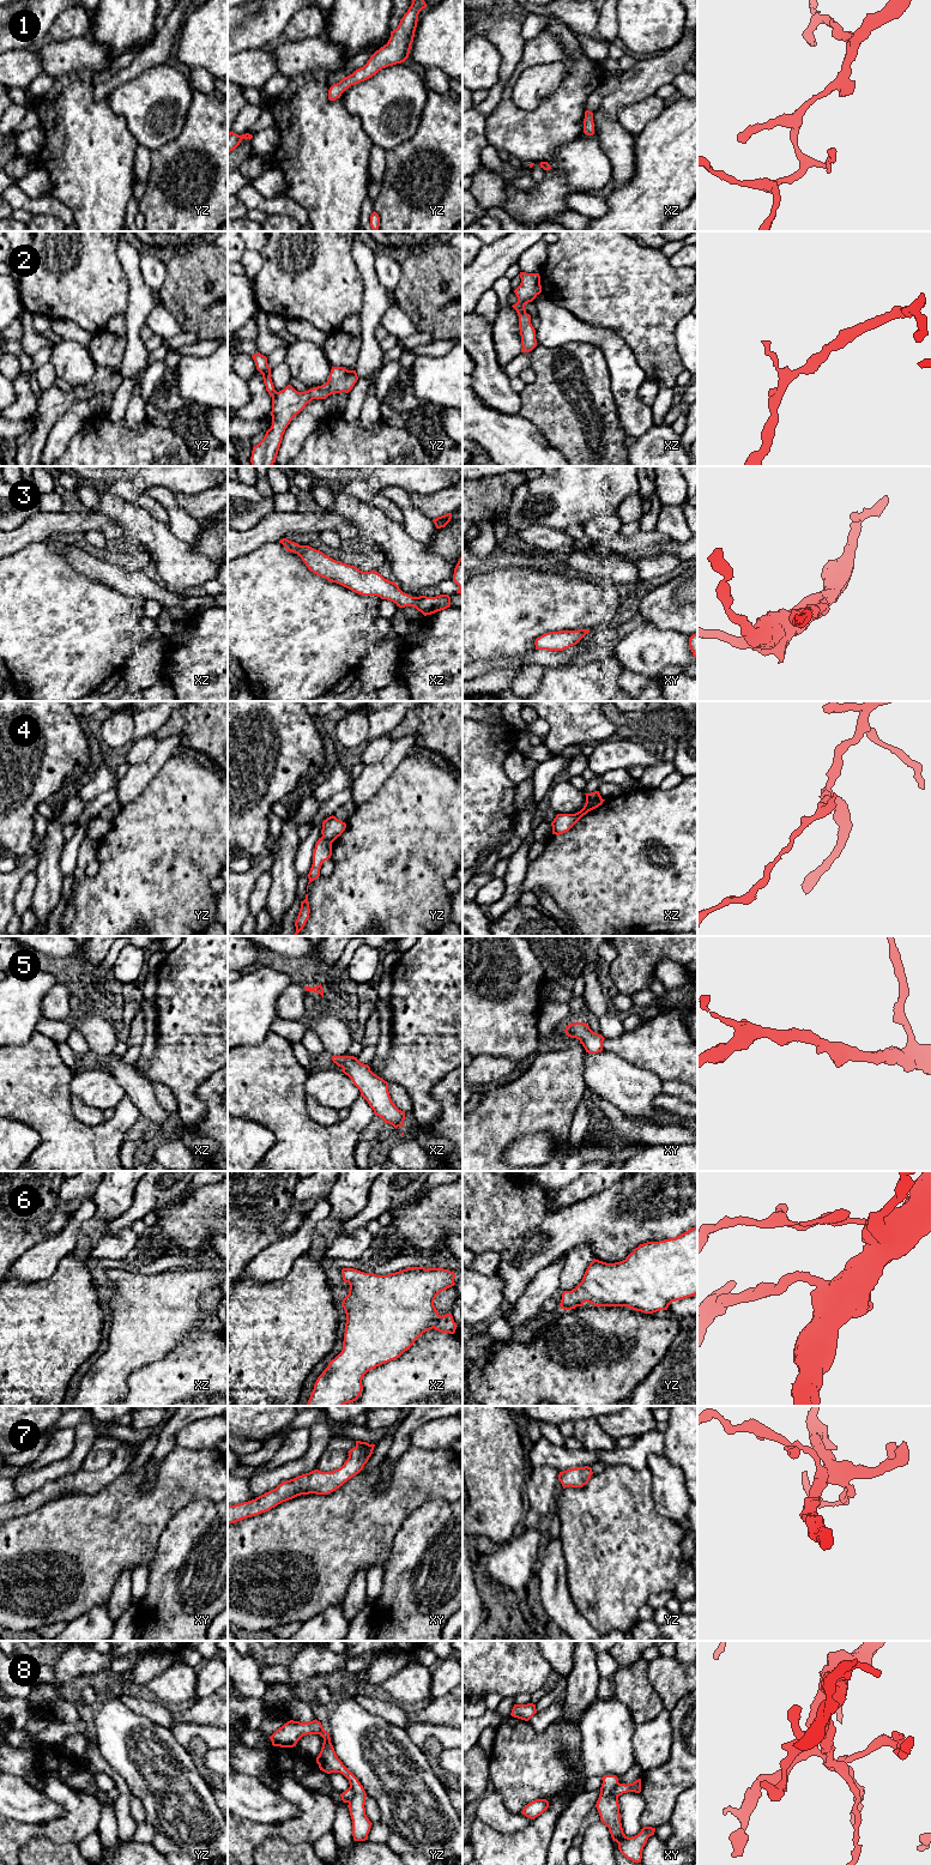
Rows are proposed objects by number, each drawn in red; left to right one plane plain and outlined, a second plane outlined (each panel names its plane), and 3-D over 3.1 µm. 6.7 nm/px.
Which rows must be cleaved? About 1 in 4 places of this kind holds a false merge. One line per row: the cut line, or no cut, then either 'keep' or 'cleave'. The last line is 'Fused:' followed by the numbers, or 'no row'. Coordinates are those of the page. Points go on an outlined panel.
1: cut none; keep
2: cut none; keep
3: cut none; keep
4: cut xz (600, 797), (586, 800); cleave
5: cut none; keep
6: cut none; keep
7: cut none; keep
8: cut yz (350, 1786), (352, 1797), (348, 1802); cleave
Fused: 4, 8

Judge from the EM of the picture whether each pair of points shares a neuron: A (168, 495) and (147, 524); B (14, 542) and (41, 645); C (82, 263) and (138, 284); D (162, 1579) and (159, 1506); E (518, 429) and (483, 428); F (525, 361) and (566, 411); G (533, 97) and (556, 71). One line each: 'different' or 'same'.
A: different
B: different
C: different
D: different
E: same
F: different
G: same

